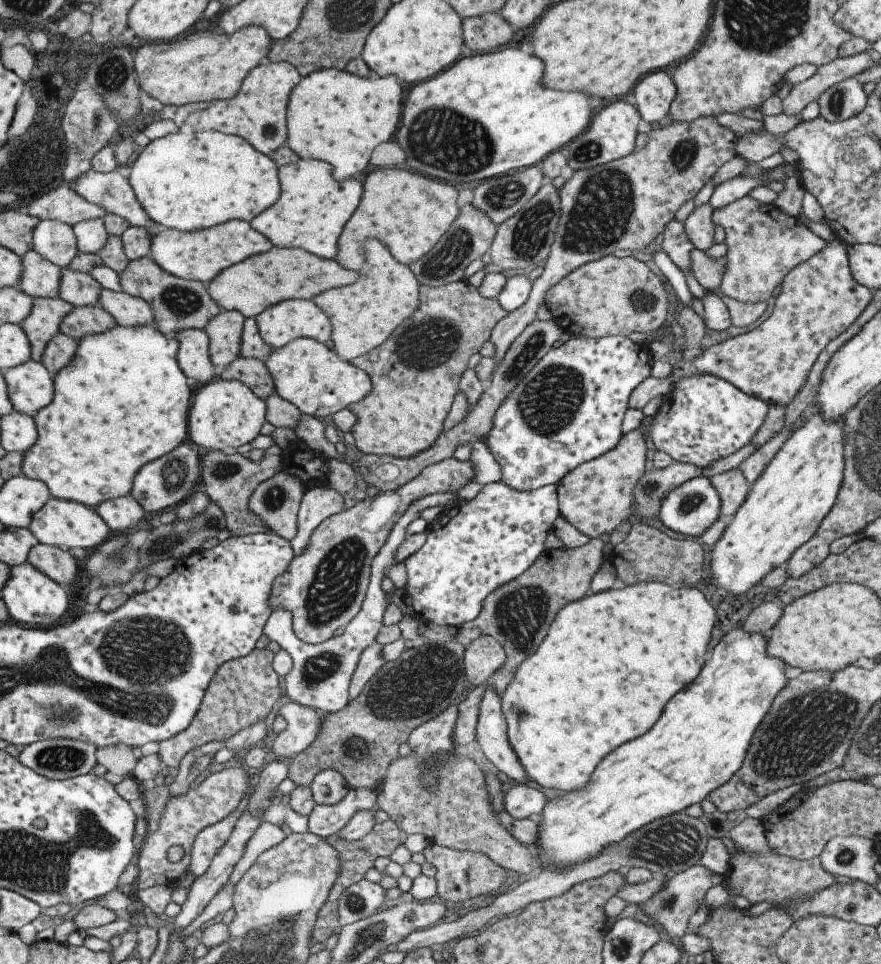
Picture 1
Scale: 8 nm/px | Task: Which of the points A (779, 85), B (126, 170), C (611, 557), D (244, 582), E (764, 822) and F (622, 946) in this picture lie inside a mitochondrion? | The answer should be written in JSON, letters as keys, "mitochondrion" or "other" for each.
{"A":"other","B":"other","C":"other","D":"other","E":"other","F":"mitochondrion"}

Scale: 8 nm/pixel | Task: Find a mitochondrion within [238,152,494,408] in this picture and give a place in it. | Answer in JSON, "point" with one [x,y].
{"point":[431,340]}

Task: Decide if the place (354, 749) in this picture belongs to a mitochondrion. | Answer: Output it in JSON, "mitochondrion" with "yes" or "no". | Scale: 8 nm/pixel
{"mitochondrion":"yes"}

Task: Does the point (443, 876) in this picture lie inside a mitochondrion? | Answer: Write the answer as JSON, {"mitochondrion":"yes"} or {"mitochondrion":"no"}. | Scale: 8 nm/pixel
{"mitochondrion":"no"}

